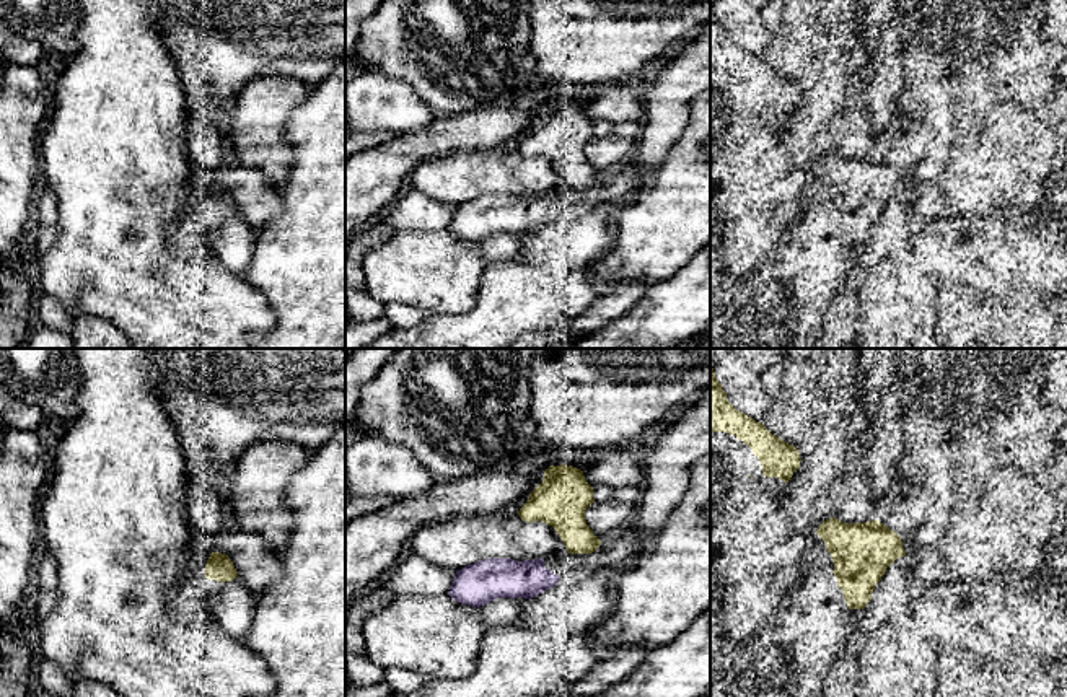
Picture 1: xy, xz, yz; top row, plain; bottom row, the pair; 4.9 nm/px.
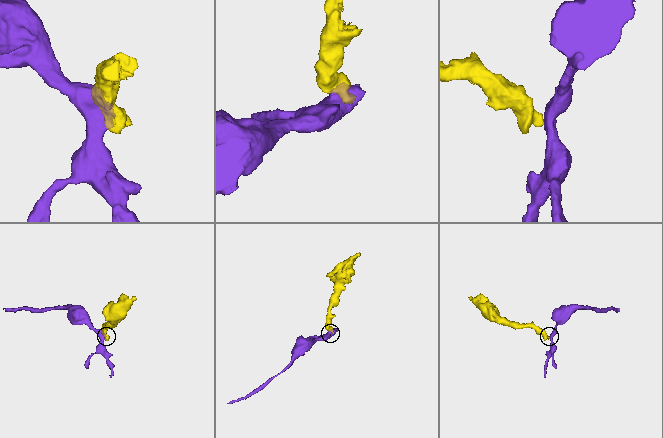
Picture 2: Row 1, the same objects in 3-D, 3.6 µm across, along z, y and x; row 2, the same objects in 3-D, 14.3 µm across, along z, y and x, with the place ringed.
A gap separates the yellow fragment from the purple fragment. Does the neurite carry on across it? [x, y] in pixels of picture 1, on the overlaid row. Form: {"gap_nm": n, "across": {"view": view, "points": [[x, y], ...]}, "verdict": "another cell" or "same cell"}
{"gap_nm": 130, "across": {"view": "xz", "points": [[566, 547], [543, 559]]}, "verdict": "another cell"}

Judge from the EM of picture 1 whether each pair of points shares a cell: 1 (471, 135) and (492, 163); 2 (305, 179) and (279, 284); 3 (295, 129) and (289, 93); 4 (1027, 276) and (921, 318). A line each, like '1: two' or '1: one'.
1: two
2: one
3: two
4: two

